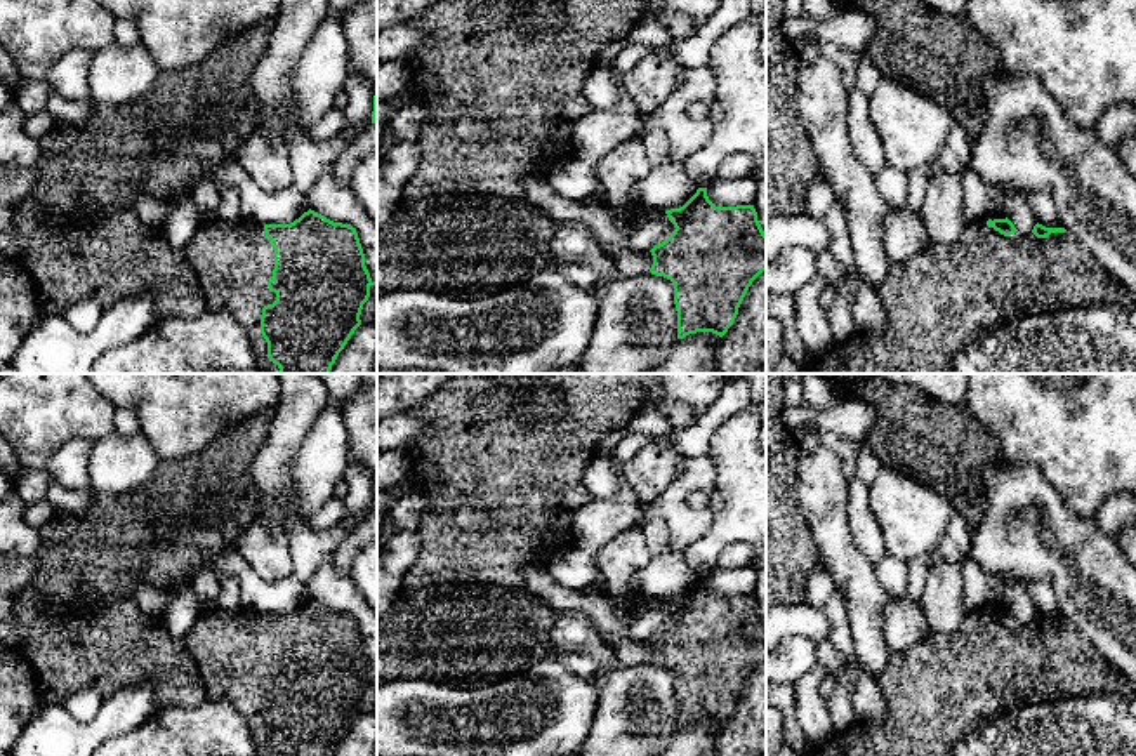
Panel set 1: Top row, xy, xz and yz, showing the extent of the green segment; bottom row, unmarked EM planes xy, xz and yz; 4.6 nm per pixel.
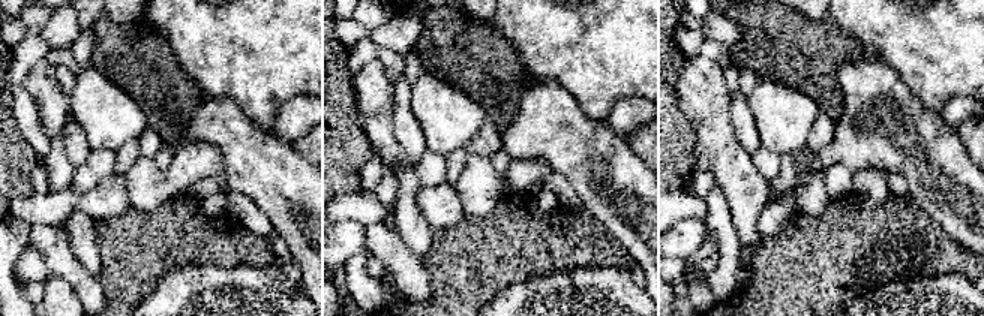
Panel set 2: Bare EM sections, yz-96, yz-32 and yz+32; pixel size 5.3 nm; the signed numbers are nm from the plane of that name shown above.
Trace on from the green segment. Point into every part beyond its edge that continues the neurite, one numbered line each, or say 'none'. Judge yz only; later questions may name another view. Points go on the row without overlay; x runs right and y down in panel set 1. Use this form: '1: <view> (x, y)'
1: yz (937, 690)

